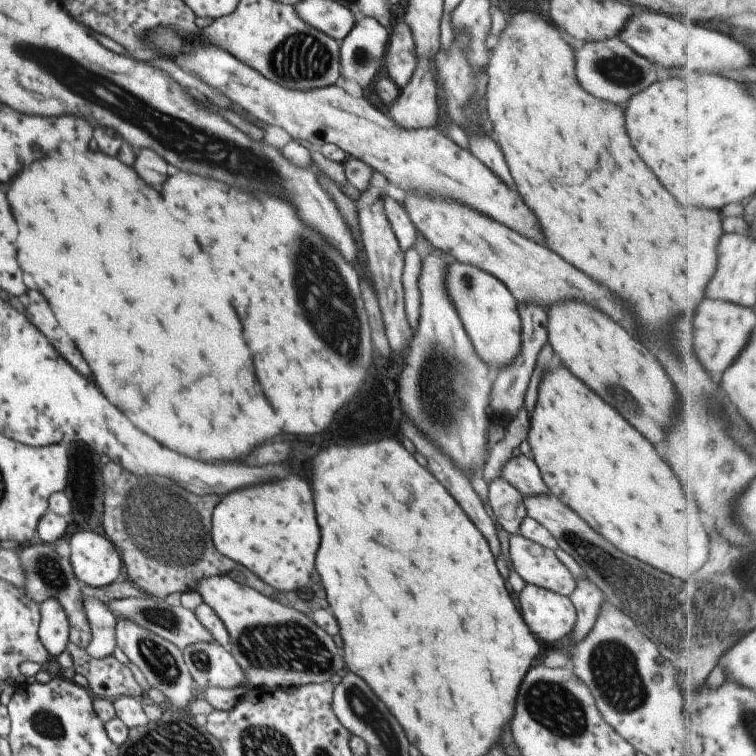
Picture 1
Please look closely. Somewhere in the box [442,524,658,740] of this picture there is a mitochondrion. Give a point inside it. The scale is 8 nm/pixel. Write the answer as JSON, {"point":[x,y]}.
{"point":[614,670]}

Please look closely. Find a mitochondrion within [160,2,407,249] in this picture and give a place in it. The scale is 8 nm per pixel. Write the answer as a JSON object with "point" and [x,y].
{"point":[301,58]}

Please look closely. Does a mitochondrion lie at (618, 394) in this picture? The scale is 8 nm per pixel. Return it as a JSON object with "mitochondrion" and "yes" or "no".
{"mitochondrion":"yes"}

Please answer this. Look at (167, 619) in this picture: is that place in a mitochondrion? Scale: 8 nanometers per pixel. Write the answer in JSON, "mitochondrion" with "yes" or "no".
{"mitochondrion":"yes"}

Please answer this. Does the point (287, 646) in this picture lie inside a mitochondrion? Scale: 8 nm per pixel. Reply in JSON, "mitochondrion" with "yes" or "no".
{"mitochondrion":"yes"}

